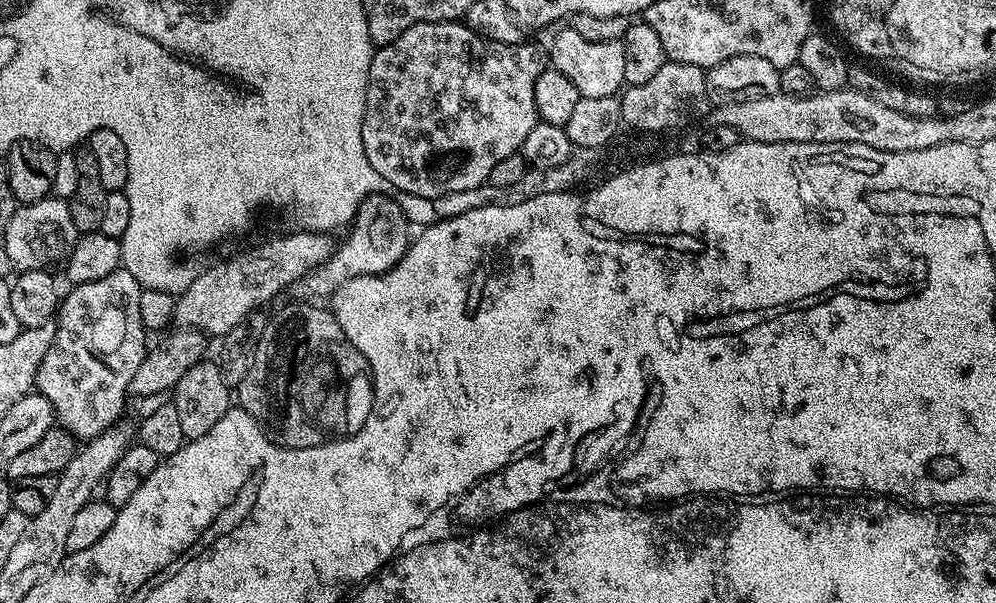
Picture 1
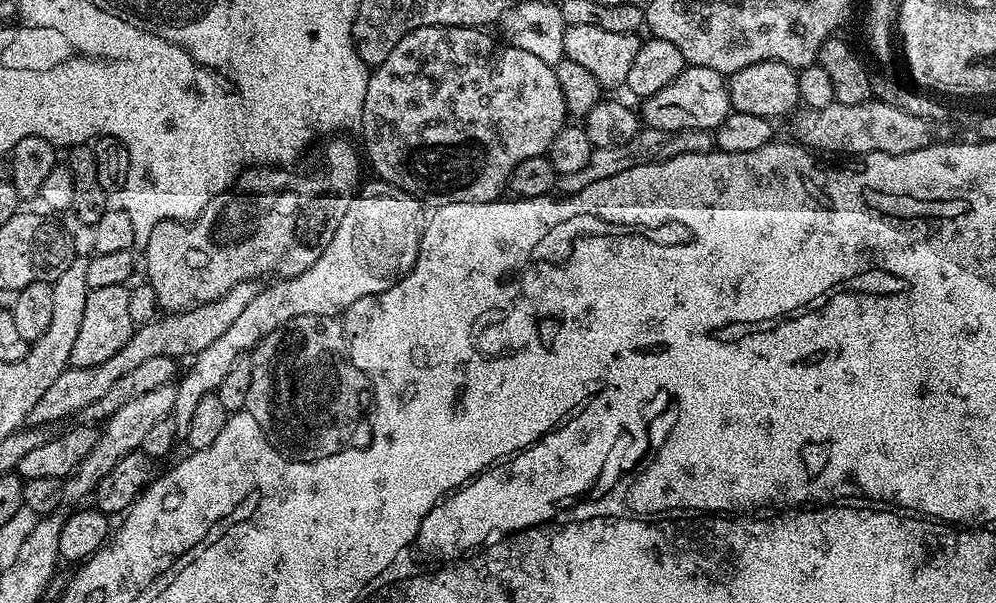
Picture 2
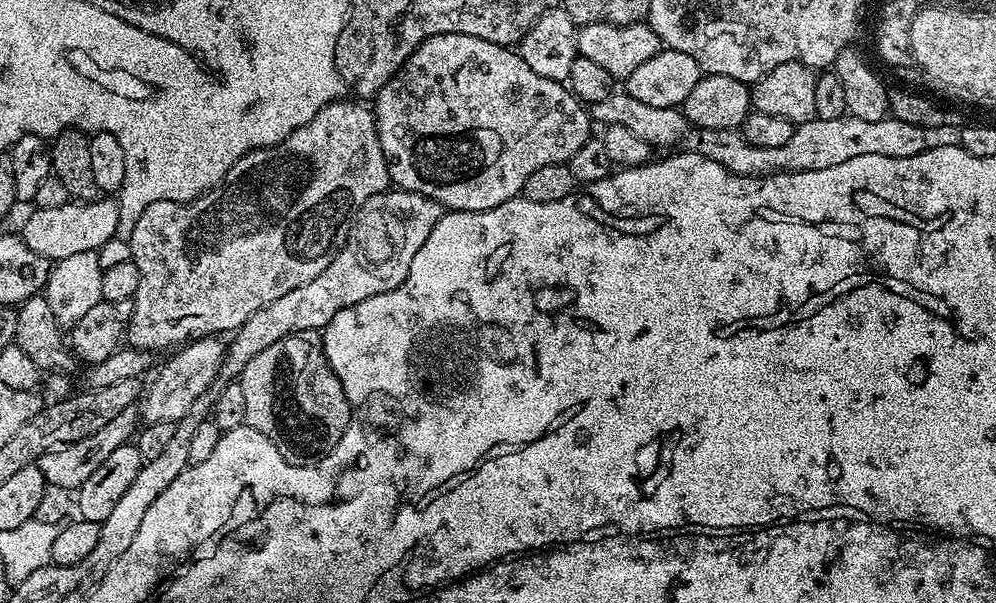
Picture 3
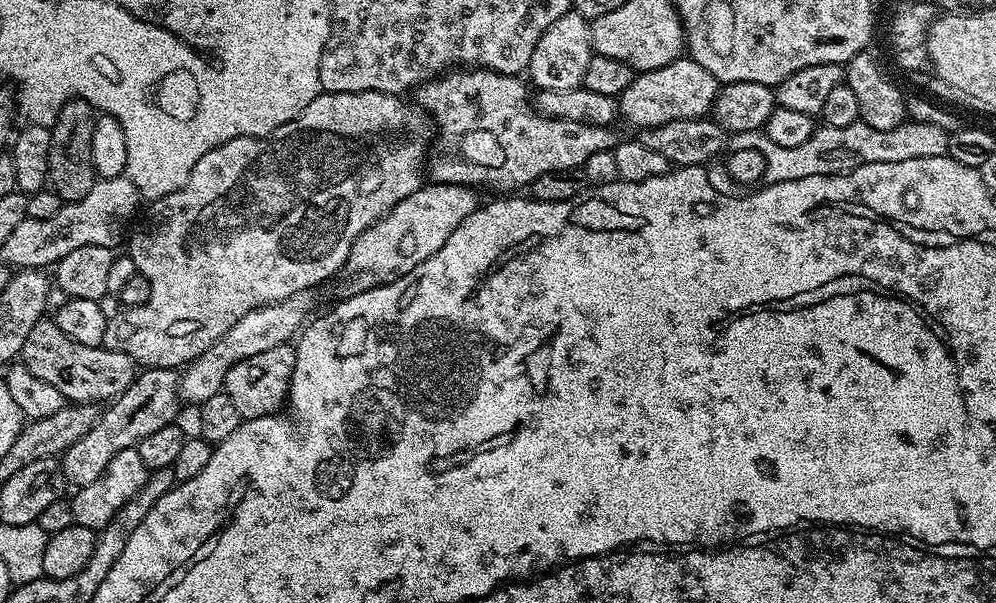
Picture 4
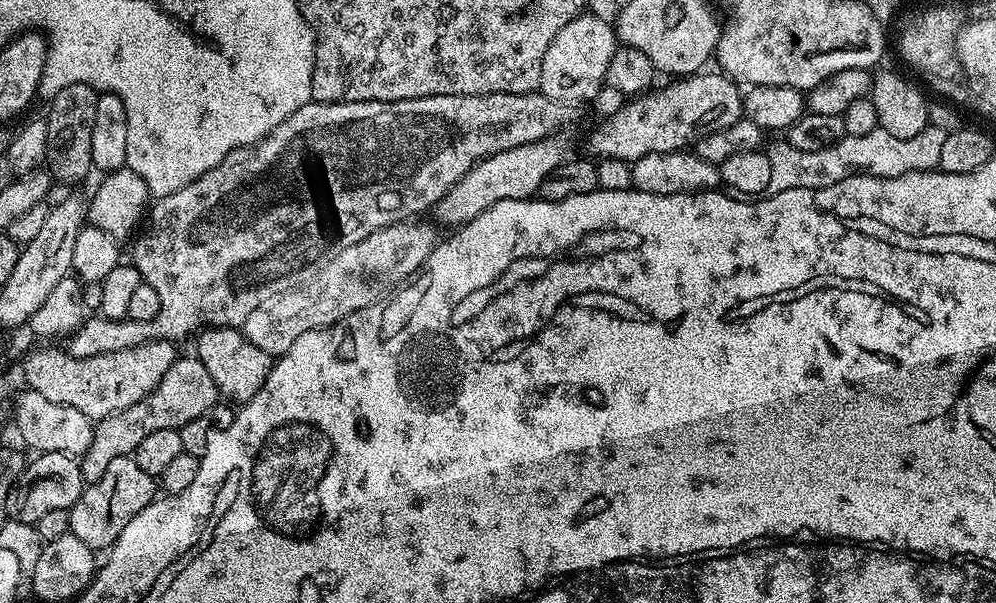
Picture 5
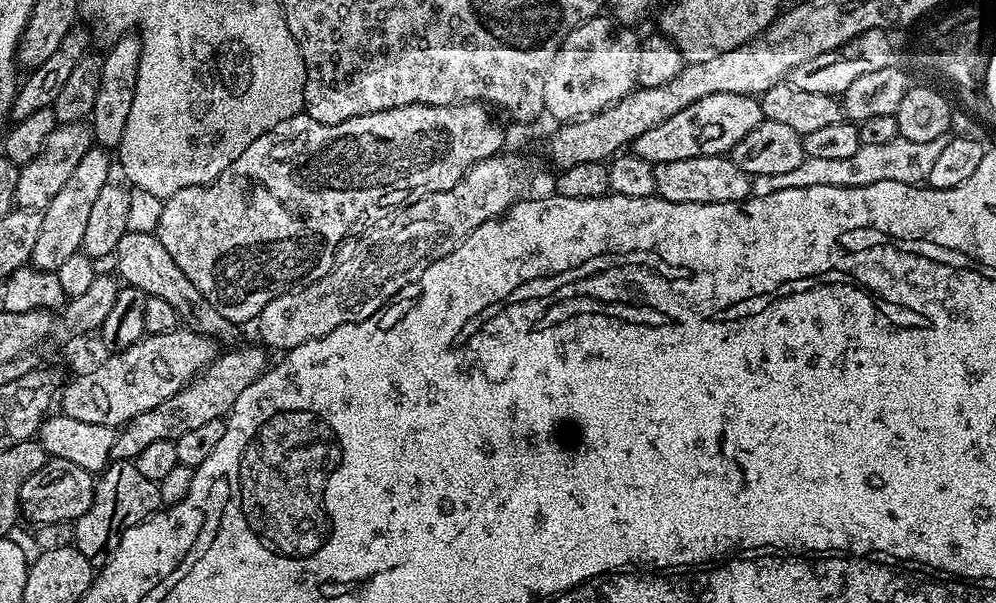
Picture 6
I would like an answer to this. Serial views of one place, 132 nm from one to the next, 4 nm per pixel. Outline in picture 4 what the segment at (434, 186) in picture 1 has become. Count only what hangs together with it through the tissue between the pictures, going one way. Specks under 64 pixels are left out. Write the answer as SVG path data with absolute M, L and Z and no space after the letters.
M468 66L465 67L463 70L449 70L441 75L434 76L430 80L424 81L423 84L419 85L415 89L414 95L416 95L415 103L419 105L423 111L427 112L429 117L434 121L434 128L435 128L435 136L434 139L431 141L430 144L430 151L426 157L426 176L429 181L438 183L438 184L466 184L469 186L475 186L477 189L483 190L483 188L501 188L501 193L508 194L511 192L508 192L511 190L511 188L524 188L527 189L531 184L538 179L539 176L542 174L550 174L551 172L569 172L572 168L579 168L583 169L584 163L586 162L586 158L590 158L590 154L598 154L599 152L606 152L616 147L618 143L618 136L615 136L614 133L612 133L613 129L611 127L607 128L595 128L594 126L590 126L589 124L583 124L582 122L570 122L569 120L563 120L562 118L550 118L549 116L542 116L539 112L536 111L533 101L530 99L530 92L528 96L528 88L529 85L525 83L523 79L521 79L520 76L504 76L500 72L491 72L489 68L477 68L475 66Z

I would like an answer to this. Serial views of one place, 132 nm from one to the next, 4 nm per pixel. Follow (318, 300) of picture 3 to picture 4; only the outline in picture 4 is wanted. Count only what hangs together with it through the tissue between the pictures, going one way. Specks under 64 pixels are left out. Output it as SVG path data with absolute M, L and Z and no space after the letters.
M428 182L414 190L414 194L402 198L398 206L391 208L380 220L375 220L354 242L343 266L343 271L352 275L349 289L367 292L377 284L389 284L438 254L446 238L450 238L450 234L454 234L454 230L458 230L458 226L481 207L482 200L476 195L477 189L466 184Z

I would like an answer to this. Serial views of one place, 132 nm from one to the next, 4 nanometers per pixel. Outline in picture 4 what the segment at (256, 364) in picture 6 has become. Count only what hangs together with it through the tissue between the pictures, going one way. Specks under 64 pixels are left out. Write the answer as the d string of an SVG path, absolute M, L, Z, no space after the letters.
M144 368L128 389L105 407L108 408L105 412L103 409L98 423L59 457L65 481L76 488L90 486L90 482L106 470L114 454L136 447L142 438L162 430L162 426L177 423L176 415L182 407L180 377L181 373L175 368Z

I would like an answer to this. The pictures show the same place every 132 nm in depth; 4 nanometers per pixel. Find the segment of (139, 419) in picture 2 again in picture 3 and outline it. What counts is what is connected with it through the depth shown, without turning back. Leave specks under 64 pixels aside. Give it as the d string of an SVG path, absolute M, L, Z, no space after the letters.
M216 336L193 338L187 344L177 347L167 357L169 360L161 366L156 381L149 388L147 385L139 401L138 411L143 423L170 422L175 424L177 420L187 416L190 406L194 406L196 399L209 391L213 387L212 383L217 383L225 355L225 341Z

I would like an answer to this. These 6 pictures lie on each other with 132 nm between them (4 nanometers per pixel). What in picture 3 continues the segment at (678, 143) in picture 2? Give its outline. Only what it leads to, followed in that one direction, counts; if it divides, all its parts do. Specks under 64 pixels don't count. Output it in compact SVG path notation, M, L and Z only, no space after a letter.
M845 114L842 118L829 120L811 120L796 125L794 138L785 142L775 150L766 150L762 146L750 146L746 138L735 128L718 130L717 128L692 128L684 137L682 144L694 154L702 154L722 166L728 172L739 176L771 176L774 172L805 172L806 170L826 170L830 166L838 166L842 162L850 162L850 158L862 158L862 154L882 154L890 158L910 158L914 154L922 154L926 150L934 150L938 146L954 146L960 143L960 128L954 125L925 127L910 125L907 122L885 118L878 122L862 122L862 118L854 118Z

